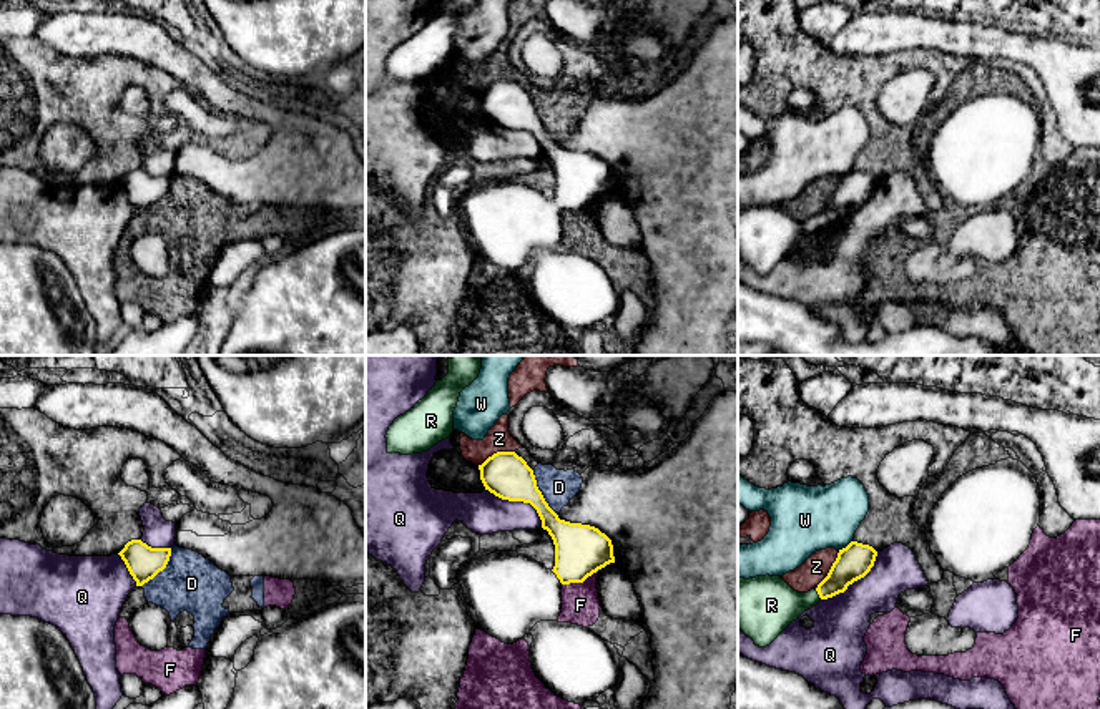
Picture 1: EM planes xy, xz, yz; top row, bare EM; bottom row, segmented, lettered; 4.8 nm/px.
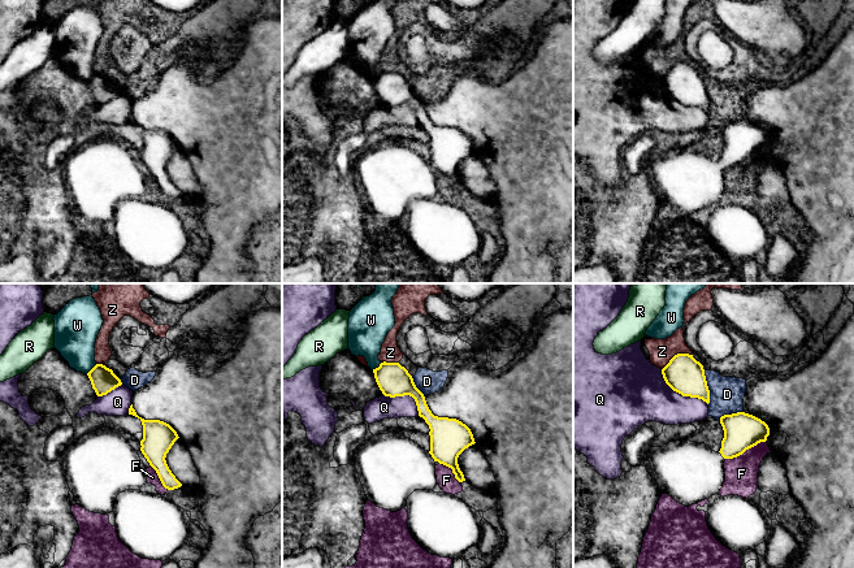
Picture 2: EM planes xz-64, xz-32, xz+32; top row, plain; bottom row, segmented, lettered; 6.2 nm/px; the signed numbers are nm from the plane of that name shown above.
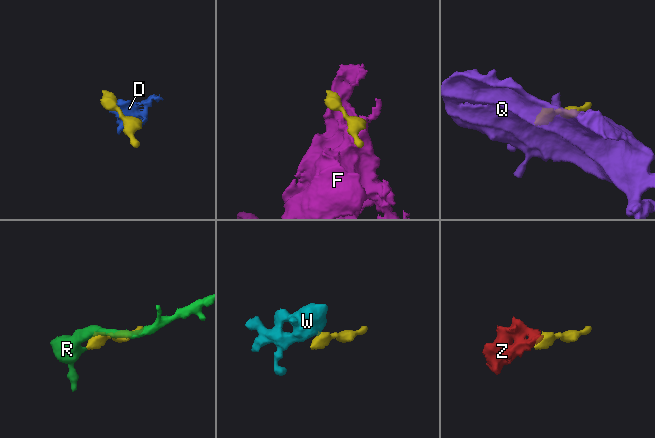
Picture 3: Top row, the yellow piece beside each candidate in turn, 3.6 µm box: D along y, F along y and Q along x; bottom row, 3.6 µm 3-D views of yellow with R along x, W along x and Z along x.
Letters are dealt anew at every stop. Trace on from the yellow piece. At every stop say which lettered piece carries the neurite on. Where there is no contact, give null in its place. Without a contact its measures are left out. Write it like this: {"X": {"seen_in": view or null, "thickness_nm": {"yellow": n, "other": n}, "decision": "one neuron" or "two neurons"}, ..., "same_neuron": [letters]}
{"D": {"seen_in": "xz", "thickness_nm": {"yellow": 220, "other": 170}, "decision": "two neurons"}, "F": {"seen_in": "xz", "thickness_nm": {"yellow": 260, "other": 190}, "decision": "two neurons"}, "Q": {"seen_in": "yz", "thickness_nm": {"yellow": 170, "other": 260}, "decision": "two neurons"}, "R": {"seen_in": "yz", "thickness_nm": {"yellow": 170, "other": 280}, "decision": "one neuron"}, "W": {"seen_in": "yz", "thickness_nm": {"yellow": 170, "other": 320}, "decision": "two neurons"}, "Z": {"seen_in": "xz", "thickness_nm": {"yellow": 220, "other": 120}, "decision": "two neurons"}, "same_neuron": ["R"]}

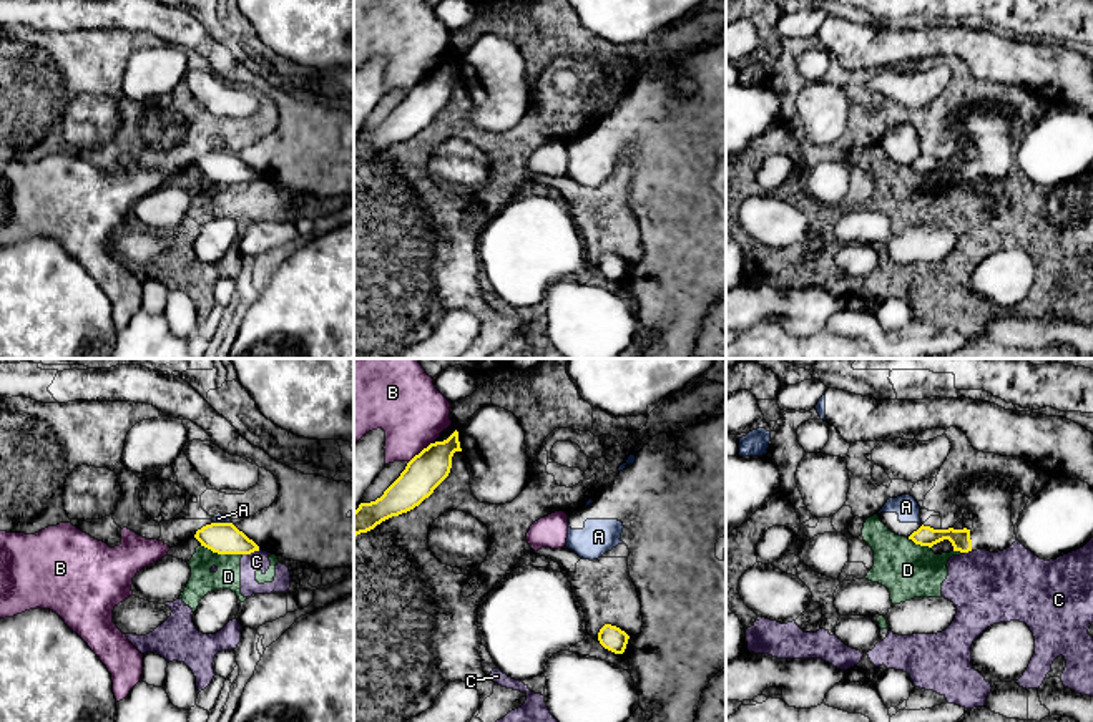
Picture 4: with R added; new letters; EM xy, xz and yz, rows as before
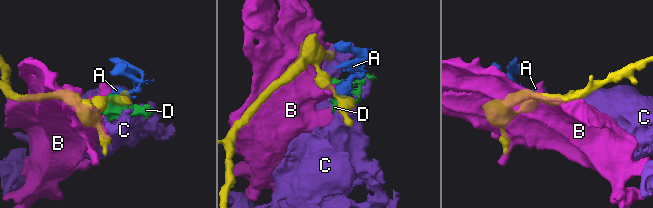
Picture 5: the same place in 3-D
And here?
{"A": {"seen_in": "xy", "thickness_nm": {"yellow": 160, "other": 50}, "decision": "two neurons"}, "B": {"seen_in": "xz", "thickness_nm": {"yellow": 180, "other": 320}, "decision": "two neurons"}, "C": {"seen_in": "xy", "thickness_nm": {"yellow": 160, "other": 100}, "decision": "two neurons"}, "D": {"seen_in": "xy", "thickness_nm": {"yellow": 160, "other": 130}, "decision": "two neurons"}, "same_neuron": []}

